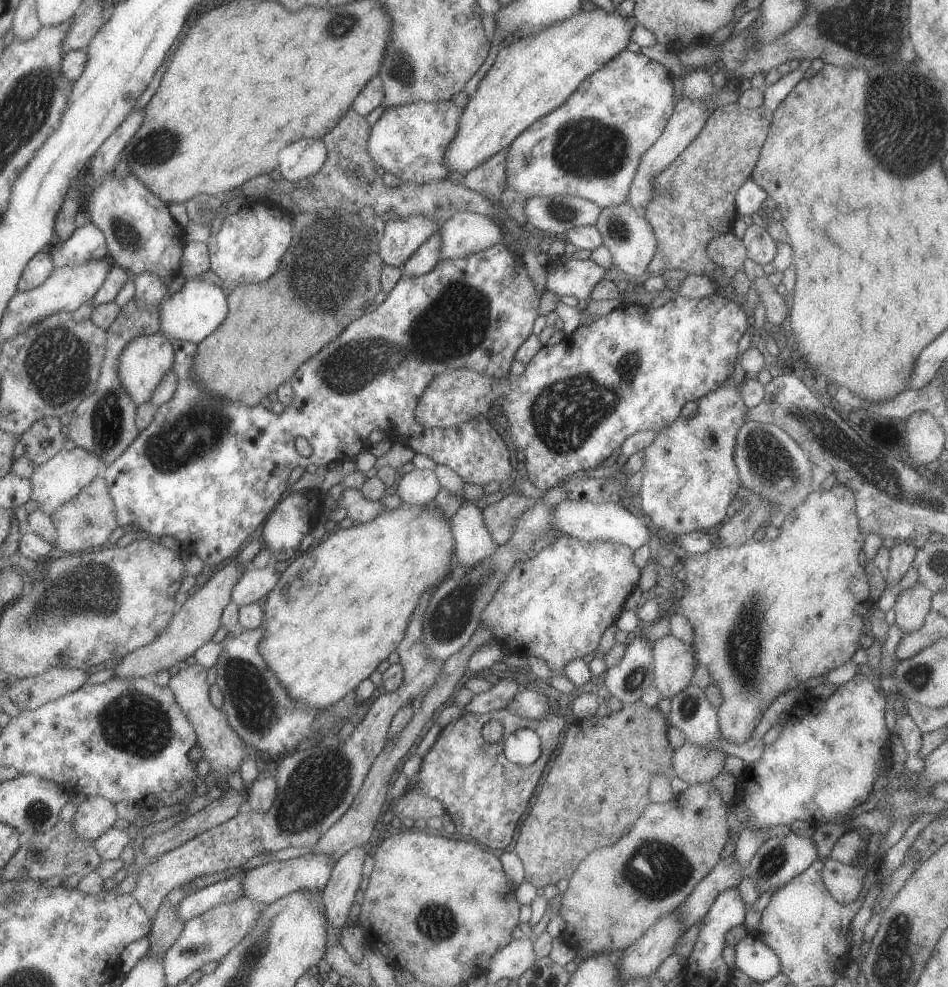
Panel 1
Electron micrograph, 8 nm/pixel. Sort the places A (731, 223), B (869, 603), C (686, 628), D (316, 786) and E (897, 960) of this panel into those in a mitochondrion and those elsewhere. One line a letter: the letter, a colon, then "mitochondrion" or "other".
A: other
B: other
C: other
D: mitochondrion
E: mitochondrion

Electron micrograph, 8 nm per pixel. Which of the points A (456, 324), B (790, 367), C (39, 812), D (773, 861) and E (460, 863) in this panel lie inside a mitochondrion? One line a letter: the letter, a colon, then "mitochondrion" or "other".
A: mitochondrion
B: other
C: mitochondrion
D: mitochondrion
E: other

